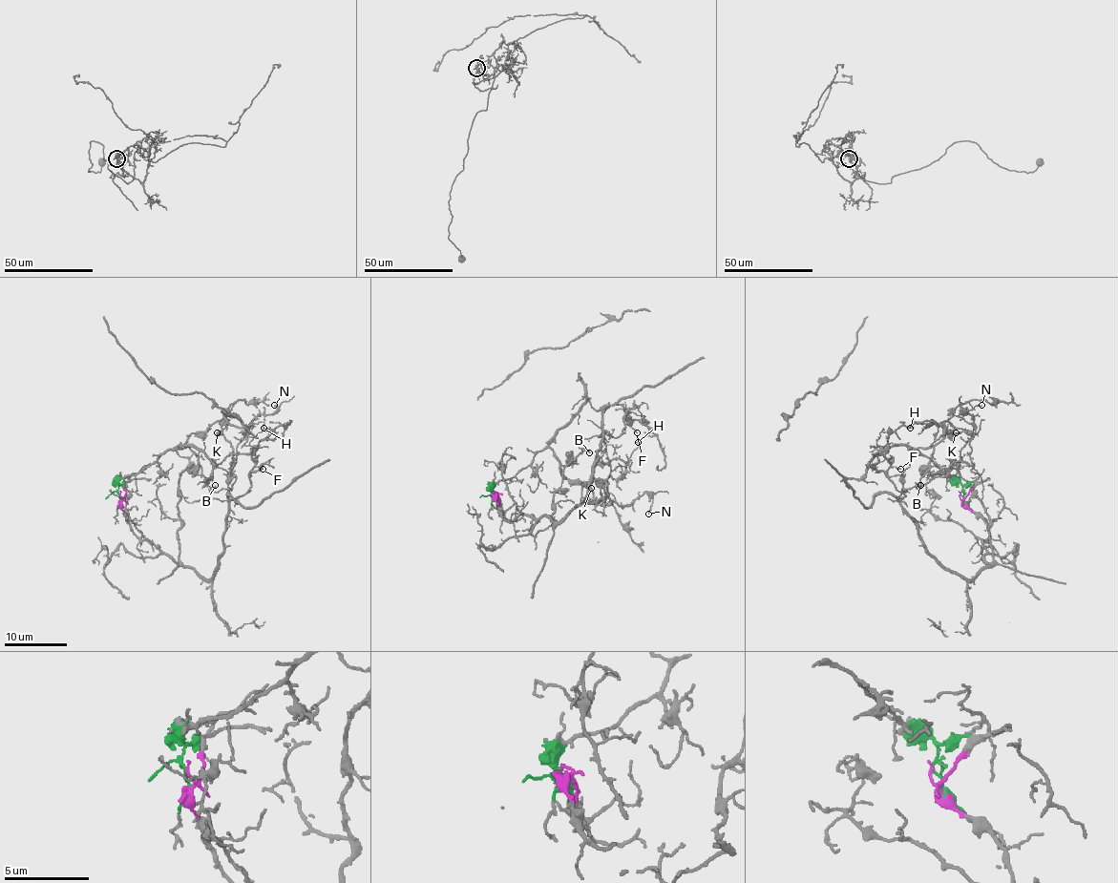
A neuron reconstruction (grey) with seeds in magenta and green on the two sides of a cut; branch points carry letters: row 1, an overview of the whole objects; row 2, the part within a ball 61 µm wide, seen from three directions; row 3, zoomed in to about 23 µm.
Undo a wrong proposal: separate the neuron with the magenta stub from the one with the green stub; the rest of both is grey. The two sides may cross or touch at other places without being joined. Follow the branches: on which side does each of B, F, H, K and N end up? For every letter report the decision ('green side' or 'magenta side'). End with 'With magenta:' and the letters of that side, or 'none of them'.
B: green side
F: magenta side
H: green side
K: magenta side
N: magenta side
With magenta: F, K, N

